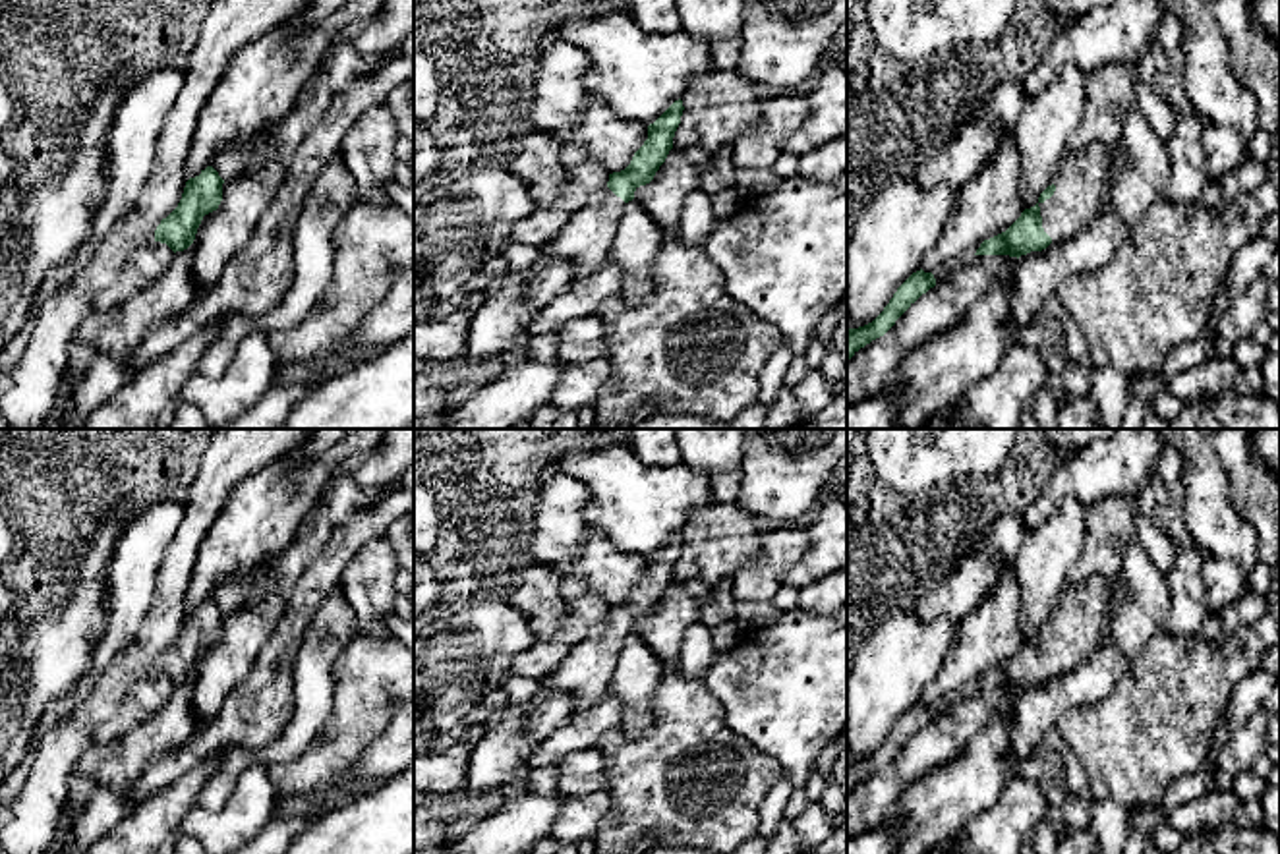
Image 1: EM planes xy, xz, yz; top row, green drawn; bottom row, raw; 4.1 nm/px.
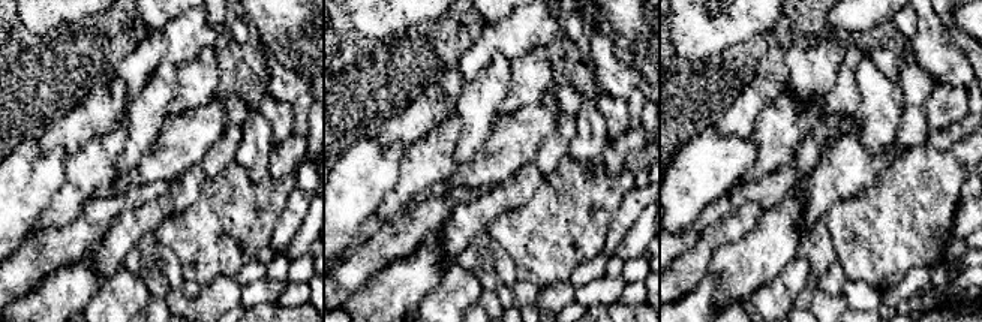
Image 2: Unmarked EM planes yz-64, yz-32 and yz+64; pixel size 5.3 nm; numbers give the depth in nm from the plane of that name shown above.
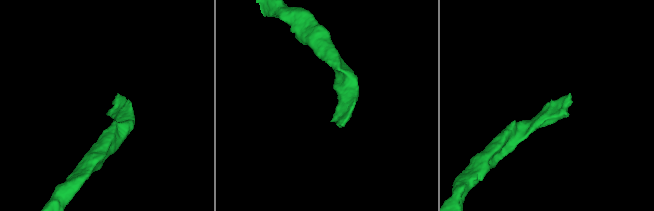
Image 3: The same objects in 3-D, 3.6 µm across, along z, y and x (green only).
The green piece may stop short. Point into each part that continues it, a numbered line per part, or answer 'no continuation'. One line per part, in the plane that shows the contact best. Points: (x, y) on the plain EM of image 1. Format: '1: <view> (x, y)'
1: yz (1081, 619)

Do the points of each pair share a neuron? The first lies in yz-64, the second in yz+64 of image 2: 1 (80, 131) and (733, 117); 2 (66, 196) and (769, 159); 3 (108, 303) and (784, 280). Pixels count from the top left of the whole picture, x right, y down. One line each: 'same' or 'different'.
1: same
2: same
3: same

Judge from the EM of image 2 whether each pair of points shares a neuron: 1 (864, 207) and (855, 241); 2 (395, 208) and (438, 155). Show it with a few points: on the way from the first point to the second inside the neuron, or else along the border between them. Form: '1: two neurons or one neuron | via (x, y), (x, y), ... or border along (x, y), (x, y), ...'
1: one neuron | via (864, 216), (864, 232)
2: one neuron | via (405, 195), (426, 168)

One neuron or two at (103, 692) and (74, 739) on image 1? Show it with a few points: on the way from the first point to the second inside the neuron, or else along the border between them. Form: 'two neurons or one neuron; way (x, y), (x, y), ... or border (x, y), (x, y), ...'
one neuron; way (101, 704), (82, 727)

